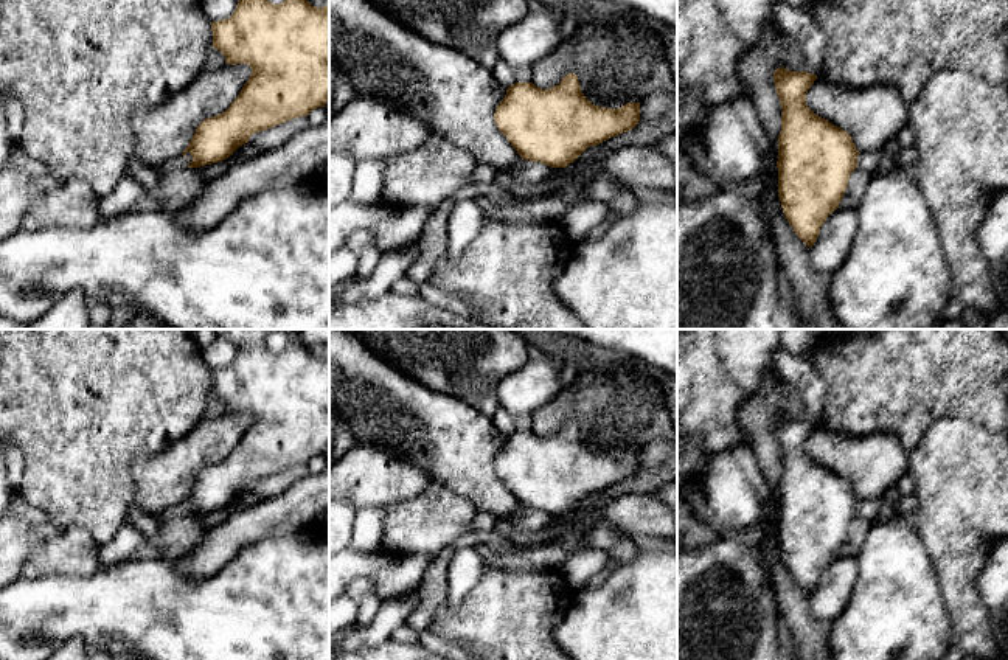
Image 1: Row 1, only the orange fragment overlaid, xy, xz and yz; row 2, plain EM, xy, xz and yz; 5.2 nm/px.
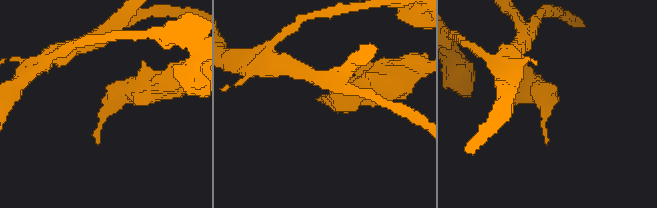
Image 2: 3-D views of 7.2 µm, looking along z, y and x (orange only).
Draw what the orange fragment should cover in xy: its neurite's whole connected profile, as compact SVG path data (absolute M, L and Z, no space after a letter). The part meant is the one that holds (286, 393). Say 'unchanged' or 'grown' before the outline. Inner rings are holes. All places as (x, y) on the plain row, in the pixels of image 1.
unchanged; M294 342L278 353L264 343L239 346L233 363L211 370L211 379L211 393L225 404L225 412L247 412L252 422L225 460L197 474L182 502L193 505L188 516L222 509L253 481L308 464L329 447L329 353L317 356Z

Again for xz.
unchanged; M568 421L547 438L533 430L513 432L497 453L494 469L523 508L565 516L587 495L634 477L640 469L640 450L627 450L620 457L595 453L581 439L578 424Z

